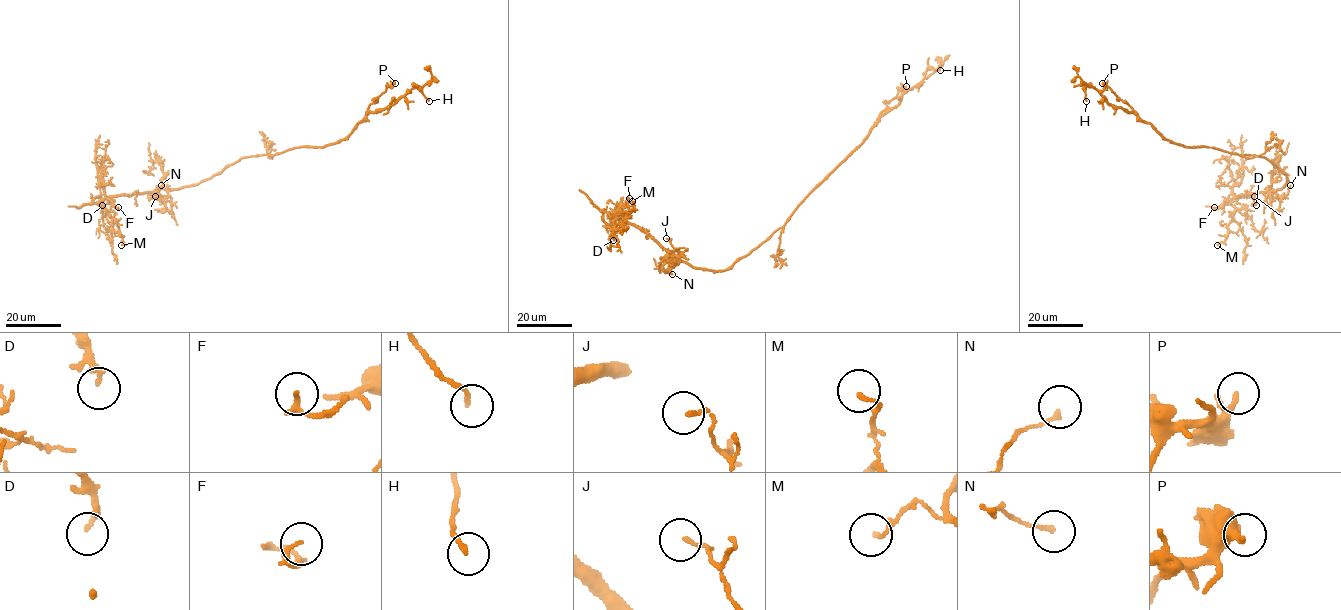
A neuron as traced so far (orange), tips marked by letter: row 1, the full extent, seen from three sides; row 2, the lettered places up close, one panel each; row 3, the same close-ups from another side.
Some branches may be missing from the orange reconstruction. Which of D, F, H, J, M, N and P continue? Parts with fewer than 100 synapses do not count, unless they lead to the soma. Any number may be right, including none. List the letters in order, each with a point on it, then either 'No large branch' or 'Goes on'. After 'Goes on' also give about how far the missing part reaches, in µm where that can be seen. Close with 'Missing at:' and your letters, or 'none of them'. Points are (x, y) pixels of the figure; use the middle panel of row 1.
D: Place: (613, 240). No large branch
F: Place: (629, 198). No large branch
H: Place: (940, 70). No large branch
J: Place: (666, 238). No large branch
M: Place: (632, 201). No large branch
N: Place: (672, 274). No large branch
P: Place: (906, 86). No large branch
Missing at: none of them

